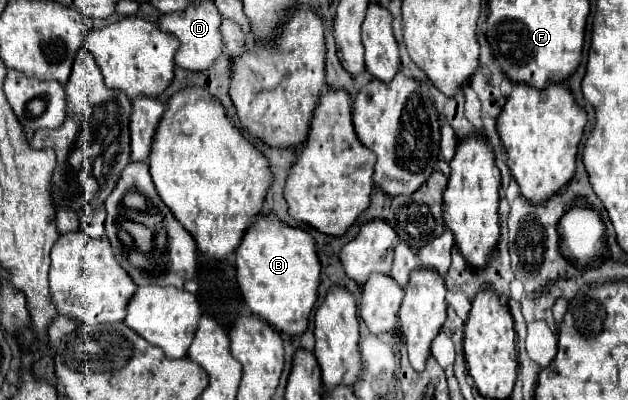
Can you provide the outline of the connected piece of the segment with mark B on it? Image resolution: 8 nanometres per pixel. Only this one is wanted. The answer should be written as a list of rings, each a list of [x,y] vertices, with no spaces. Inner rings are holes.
[[[258,216],[256,220],[236,250],[236,278],[244,302],[254,316],[264,318],[280,334],[302,336],[320,286],[320,262],[314,240],[306,230],[286,226],[274,216]]]

